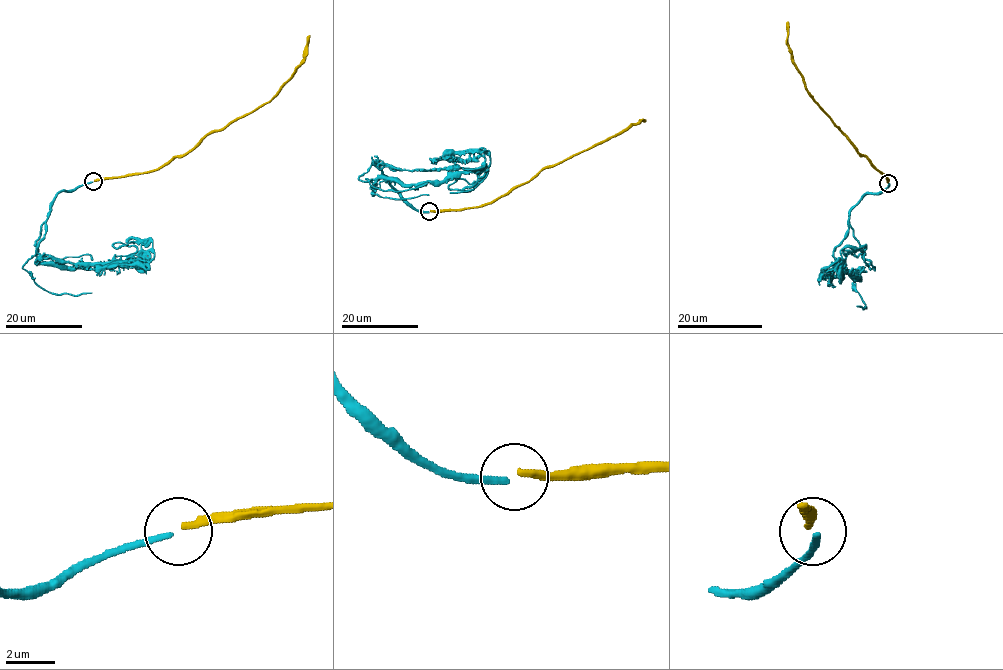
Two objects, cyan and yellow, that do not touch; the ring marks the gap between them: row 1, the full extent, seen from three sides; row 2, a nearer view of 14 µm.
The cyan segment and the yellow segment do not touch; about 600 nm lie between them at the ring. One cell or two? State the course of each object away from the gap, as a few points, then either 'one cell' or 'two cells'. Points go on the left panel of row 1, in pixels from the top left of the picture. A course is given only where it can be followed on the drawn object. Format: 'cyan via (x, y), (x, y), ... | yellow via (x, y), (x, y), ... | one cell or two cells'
cyan via (92, 182), (57, 194), (37, 251), (40, 256), (73, 263), (118, 262), (67, 268), (59, 262), (39, 261) | yellow via (94, 181), (156, 170), (175, 157), (191, 151), (208, 134), (267, 103), (304, 58), (309, 35) | one cell

